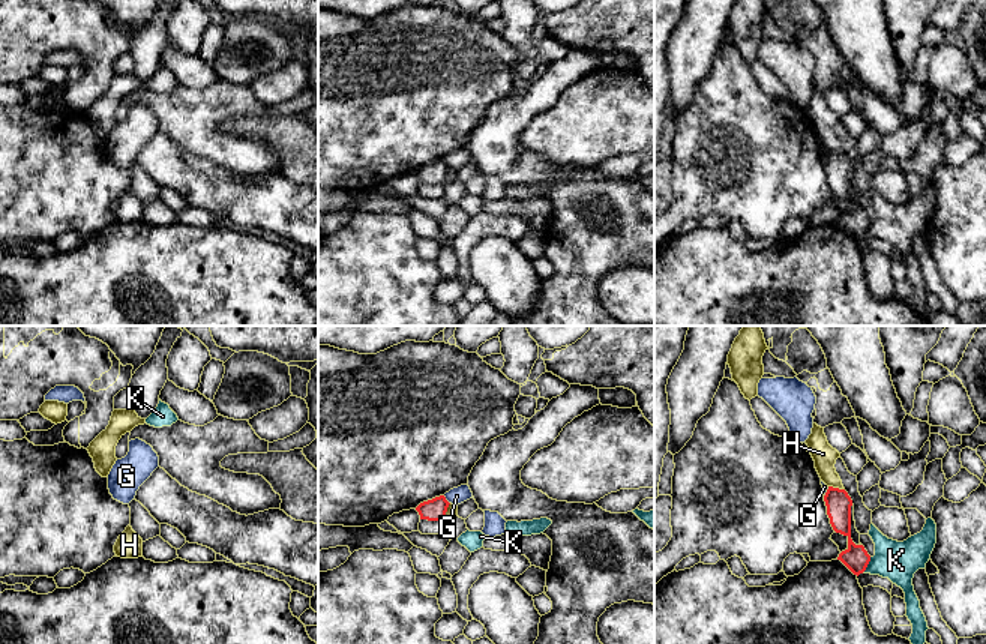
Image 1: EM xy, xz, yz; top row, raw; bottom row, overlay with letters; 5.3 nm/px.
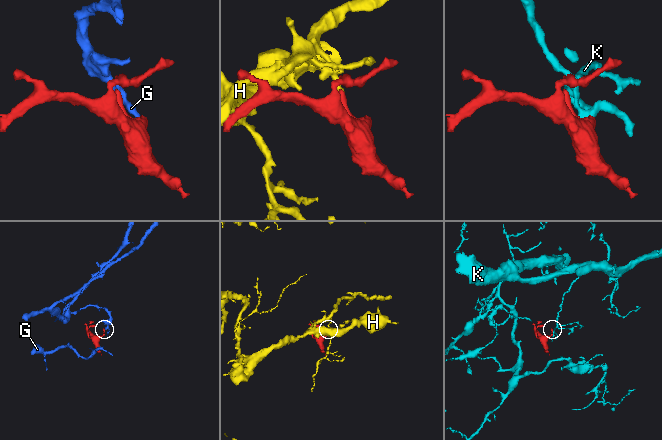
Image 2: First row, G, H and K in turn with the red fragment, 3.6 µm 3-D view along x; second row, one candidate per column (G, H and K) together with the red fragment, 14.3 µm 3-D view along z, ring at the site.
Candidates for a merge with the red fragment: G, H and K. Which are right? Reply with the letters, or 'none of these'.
none of these

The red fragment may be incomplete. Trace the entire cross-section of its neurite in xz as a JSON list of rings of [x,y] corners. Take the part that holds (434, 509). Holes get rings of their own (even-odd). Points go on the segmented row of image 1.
[[[444,495],[435,497],[432,500],[420,503],[416,510],[420,515],[420,519],[428,521],[446,521],[446,512],[449,507],[449,501]]]

